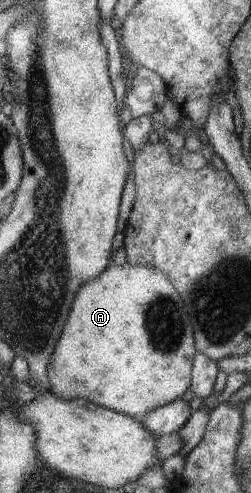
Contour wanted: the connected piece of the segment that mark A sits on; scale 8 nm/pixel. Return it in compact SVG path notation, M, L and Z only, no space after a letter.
M111 264L97 278L81 284L75 292L61 336L53 348L53 370L51 360L46 364L46 379L48 388L52 388L51 393L59 399L85 399L103 408L139 418L155 407L179 399L189 389L192 358L196 352L189 315L181 295L173 288L167 275L147 265Z

